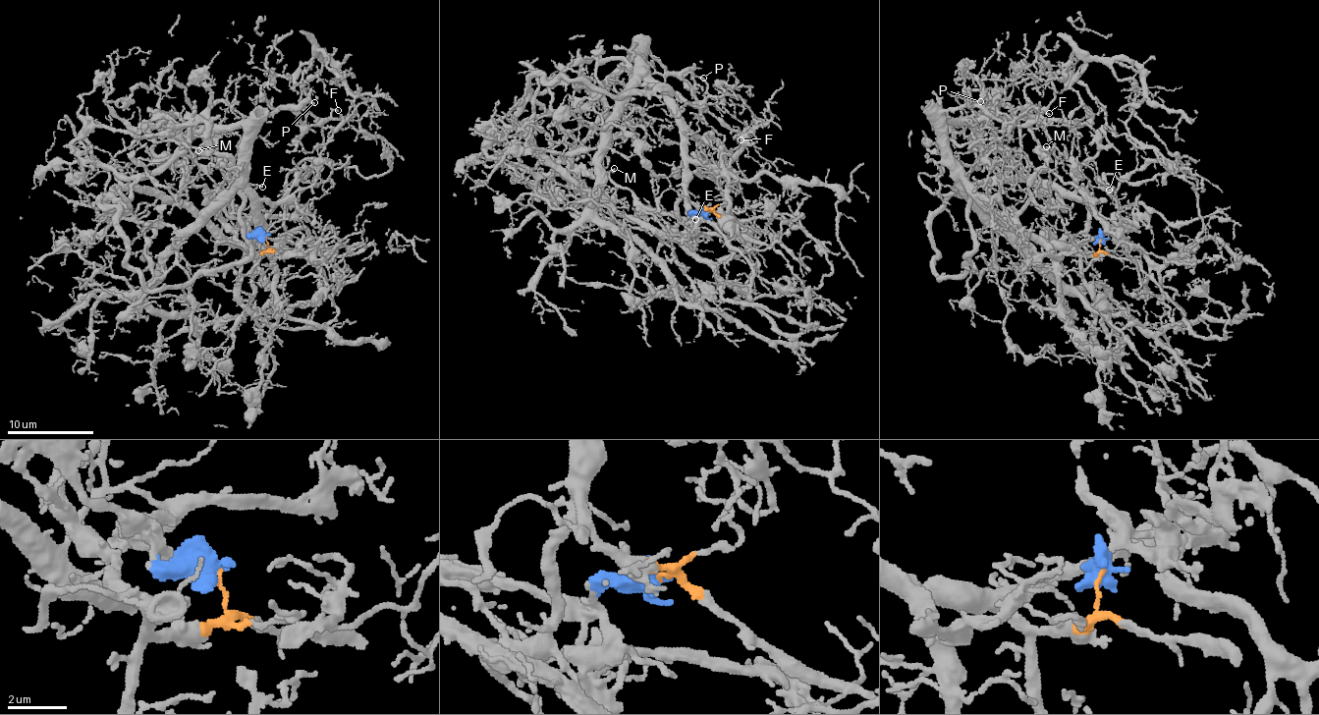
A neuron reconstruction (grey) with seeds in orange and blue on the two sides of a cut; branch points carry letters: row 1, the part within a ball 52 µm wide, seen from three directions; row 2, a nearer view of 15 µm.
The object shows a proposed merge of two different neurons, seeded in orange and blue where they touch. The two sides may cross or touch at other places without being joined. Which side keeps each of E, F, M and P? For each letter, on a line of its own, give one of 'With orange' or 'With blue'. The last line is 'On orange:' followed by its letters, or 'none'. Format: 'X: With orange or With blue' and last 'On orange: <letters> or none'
E: With blue
F: With orange
M: With blue
P: With orange
On orange: F, P

